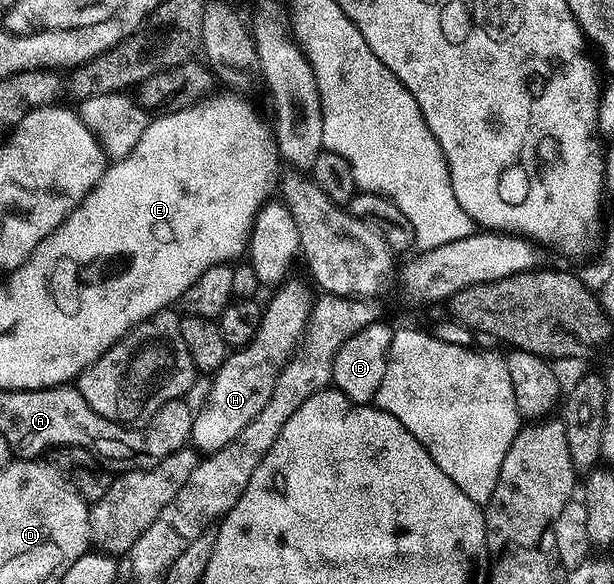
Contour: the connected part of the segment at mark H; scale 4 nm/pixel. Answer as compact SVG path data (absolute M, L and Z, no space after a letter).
M292 278L280 283L269 303L264 303L261 319L249 343L236 347L212 375L209 395L201 410L199 406L193 416L191 442L198 451L212 452L231 444L231 440L235 440L235 436L239 436L239 432L243 432L243 428L263 412L263 404L271 400L271 392L275 392L283 368L293 359L293 353L305 337L315 301L314 287L308 281Z

